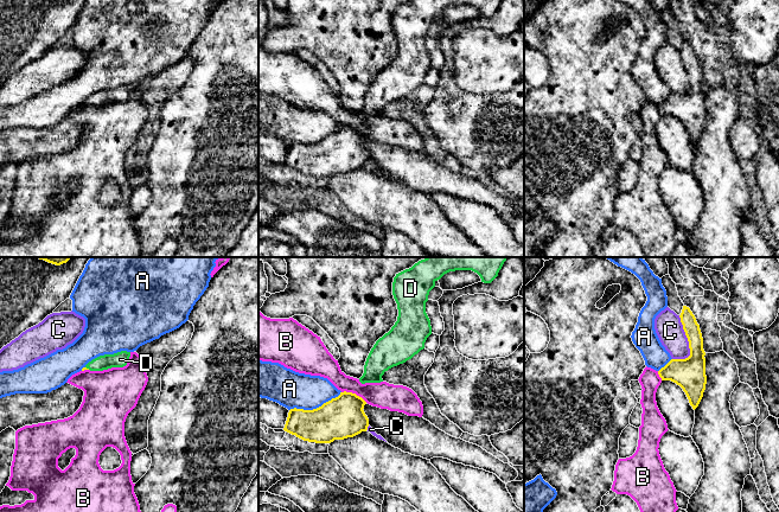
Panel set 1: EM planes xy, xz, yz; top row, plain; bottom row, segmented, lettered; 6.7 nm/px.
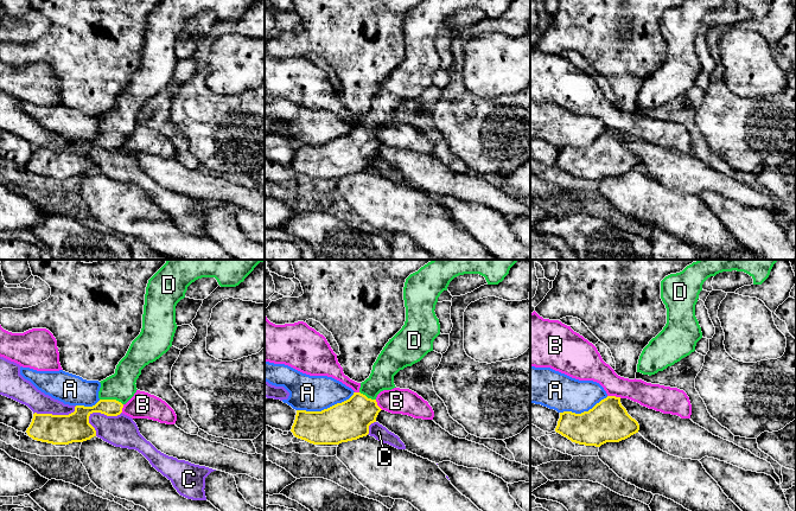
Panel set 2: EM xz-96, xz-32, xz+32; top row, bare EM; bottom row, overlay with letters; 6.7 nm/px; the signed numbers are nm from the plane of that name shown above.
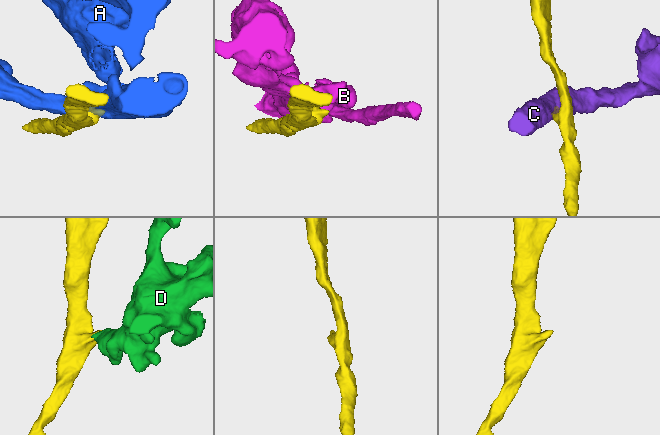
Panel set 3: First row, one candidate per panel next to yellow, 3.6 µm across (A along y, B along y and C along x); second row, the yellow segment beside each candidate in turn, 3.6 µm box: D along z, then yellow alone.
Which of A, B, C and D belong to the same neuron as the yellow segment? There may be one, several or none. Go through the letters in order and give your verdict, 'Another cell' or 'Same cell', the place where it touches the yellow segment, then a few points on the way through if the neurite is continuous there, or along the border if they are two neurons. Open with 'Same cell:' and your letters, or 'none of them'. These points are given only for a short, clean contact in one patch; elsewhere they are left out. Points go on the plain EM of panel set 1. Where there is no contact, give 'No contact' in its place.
Same cell: D
A: Another cell. Touches yellow at xz (317, 142)
B: Another cell. Touches yellow at xz (355, 128)
C: Another cell. Touches yellow at yz (689, 78)
D: Same cell. Touches yellow at xy (88, 103). Path across: xy (83, 103), (88, 103), (120, 94)

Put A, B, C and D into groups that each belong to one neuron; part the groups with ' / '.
A / B / C / D

